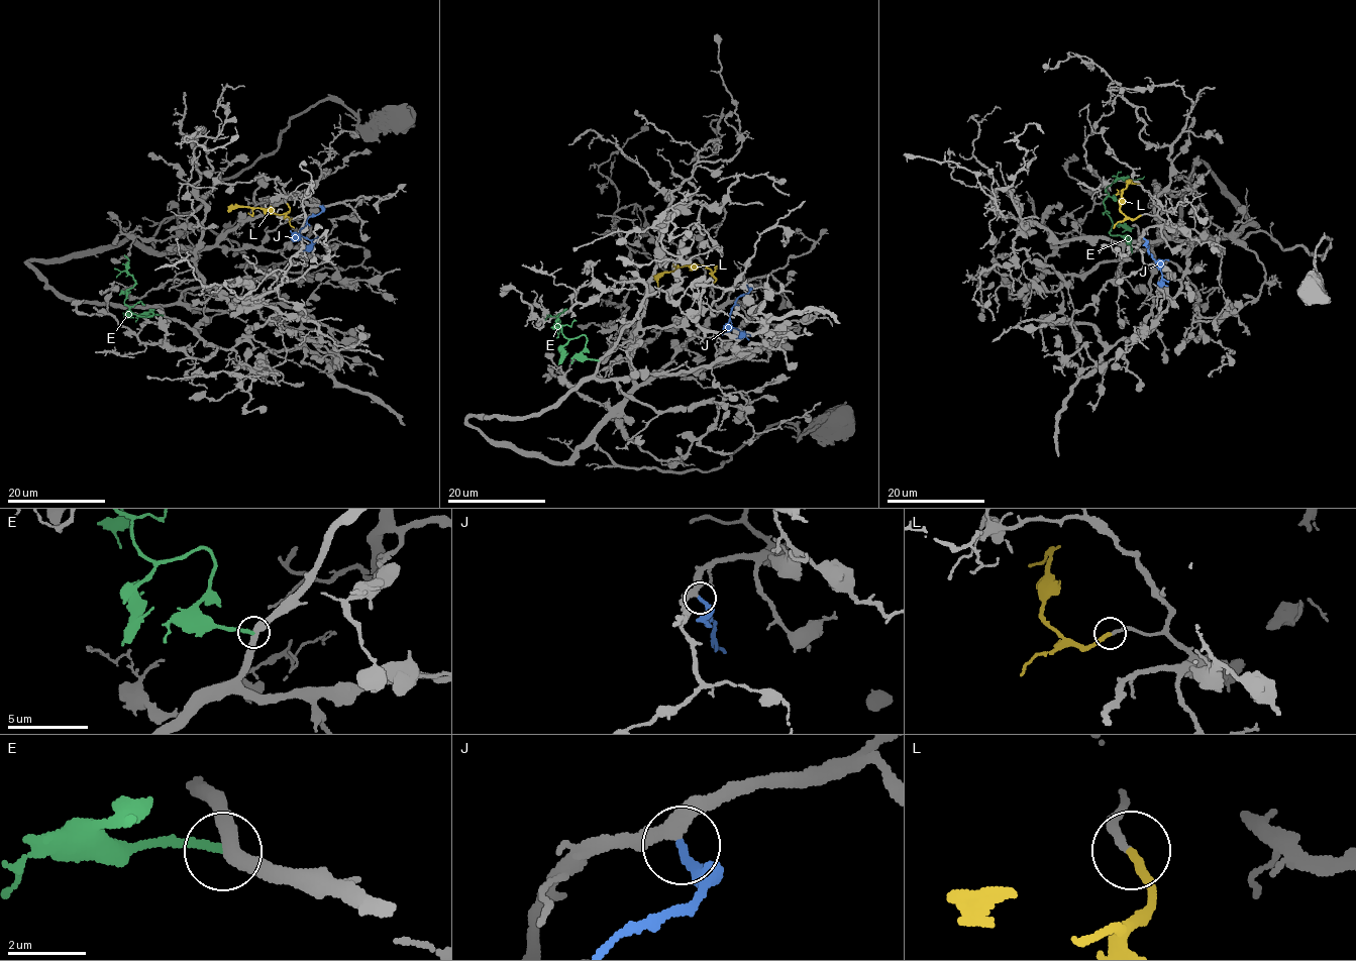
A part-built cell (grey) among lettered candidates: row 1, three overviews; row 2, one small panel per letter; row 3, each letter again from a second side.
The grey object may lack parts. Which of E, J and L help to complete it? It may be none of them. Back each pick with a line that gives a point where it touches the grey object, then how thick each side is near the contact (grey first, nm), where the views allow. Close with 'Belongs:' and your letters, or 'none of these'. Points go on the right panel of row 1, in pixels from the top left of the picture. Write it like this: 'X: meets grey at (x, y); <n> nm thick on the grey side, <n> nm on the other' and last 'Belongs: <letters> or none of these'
J: meets grey at (1144, 238); 320 nm thick on the grey side, 320 nm on the other
L: meets grey at (1140, 215); 200 nm thick on the grey side, 240 nm on the other
Belongs: J, L

